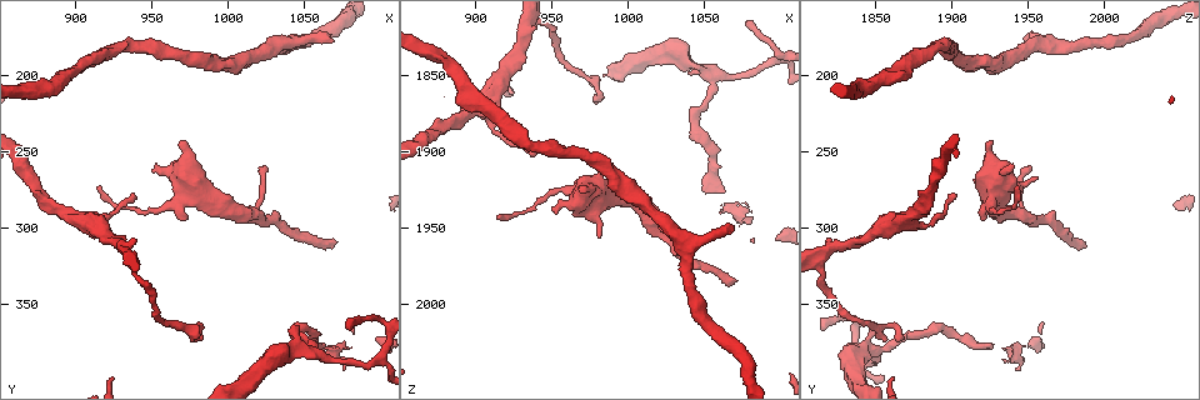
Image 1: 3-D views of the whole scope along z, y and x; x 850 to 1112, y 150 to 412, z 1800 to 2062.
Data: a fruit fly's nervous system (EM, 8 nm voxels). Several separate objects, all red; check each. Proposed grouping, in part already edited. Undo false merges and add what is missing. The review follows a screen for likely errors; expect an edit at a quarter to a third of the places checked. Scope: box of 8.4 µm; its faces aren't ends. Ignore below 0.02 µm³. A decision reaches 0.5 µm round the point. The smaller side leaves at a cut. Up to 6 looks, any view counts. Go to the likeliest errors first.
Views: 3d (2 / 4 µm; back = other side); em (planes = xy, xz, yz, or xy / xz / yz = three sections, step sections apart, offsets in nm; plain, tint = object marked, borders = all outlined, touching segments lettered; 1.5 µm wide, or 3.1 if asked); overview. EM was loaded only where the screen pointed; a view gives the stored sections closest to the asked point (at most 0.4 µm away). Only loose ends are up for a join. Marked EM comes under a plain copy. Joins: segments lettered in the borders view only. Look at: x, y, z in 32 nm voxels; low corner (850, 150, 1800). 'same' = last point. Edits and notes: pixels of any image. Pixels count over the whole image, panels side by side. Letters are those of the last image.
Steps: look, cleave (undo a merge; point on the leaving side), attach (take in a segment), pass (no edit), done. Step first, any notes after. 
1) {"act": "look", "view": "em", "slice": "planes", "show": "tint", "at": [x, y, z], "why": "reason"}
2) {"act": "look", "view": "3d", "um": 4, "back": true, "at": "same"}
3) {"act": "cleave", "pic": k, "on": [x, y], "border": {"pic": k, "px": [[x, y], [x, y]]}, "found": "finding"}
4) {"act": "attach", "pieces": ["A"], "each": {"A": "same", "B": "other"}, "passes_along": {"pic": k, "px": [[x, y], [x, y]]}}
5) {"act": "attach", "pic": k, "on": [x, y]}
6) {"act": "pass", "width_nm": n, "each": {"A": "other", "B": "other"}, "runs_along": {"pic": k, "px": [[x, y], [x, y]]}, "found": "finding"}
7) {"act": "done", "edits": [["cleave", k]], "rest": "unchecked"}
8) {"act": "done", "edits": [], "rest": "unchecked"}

{"act": "look", "view": "3d", "um": 4, "at": [1072, 308, 1984], "why": "free end"}

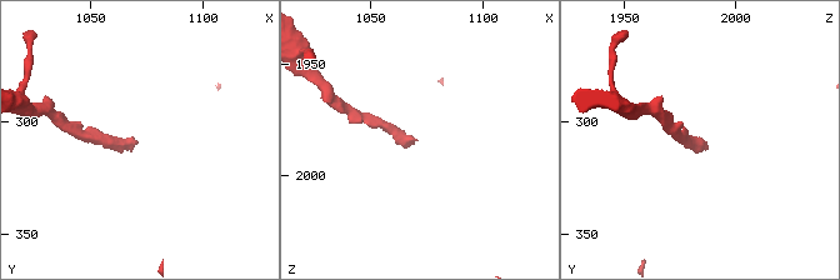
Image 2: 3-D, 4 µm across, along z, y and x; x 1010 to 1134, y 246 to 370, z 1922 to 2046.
{"act": "look", "view": "em", "slice": "planes", "show": "borders", "at": [1071, 308, 1983]}

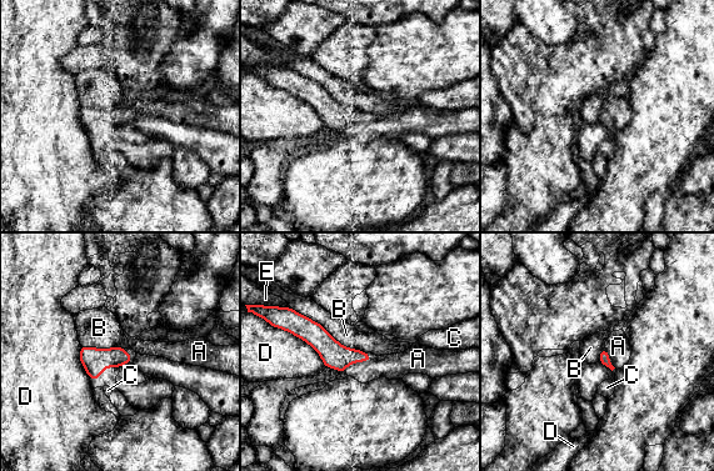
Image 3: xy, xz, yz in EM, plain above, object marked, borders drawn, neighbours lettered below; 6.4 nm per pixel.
{"act": "attach", "pieces": ["A"], "each": {"A": "same", "B": "other", "C": "other", "D": "other", "E": "other"}, "found": "the neuron continues"}

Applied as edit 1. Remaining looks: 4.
{"act": "look", "view": "overview", "why": "redraw"}

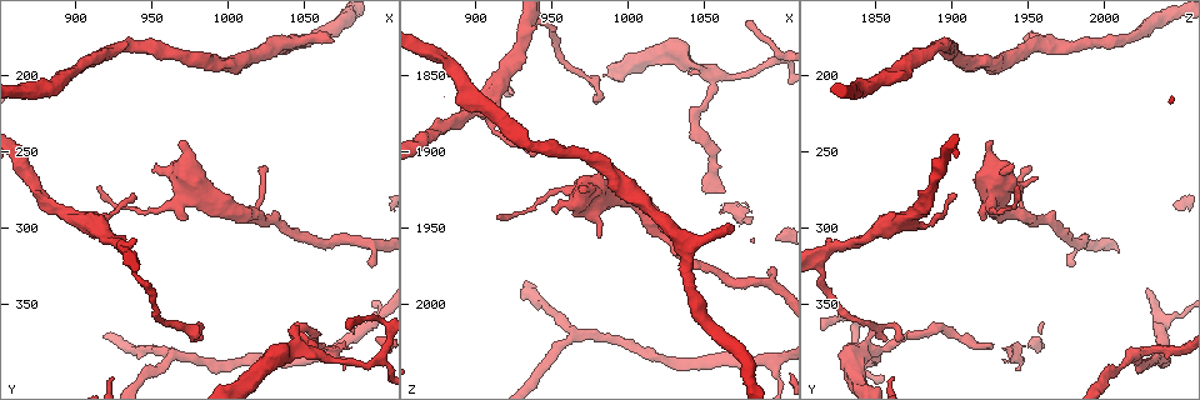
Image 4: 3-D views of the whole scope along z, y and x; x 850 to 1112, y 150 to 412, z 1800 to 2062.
{"act": "look", "view": "3d", "um": 2, "at": [1066, 178, 1950]}

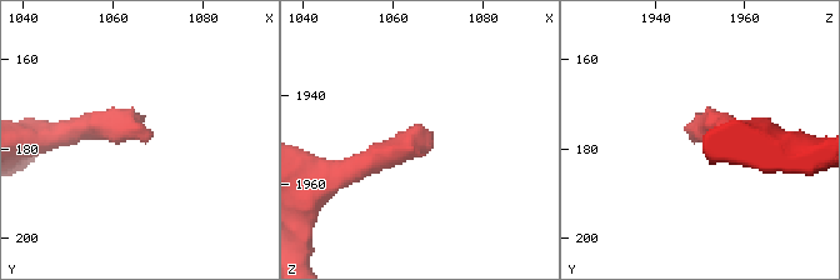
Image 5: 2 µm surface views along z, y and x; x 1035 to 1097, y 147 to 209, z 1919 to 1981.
{"act": "look", "view": "em", "slice": "xy", "step": 4, "show": "tint", "at": [1068, 177, 1949]}

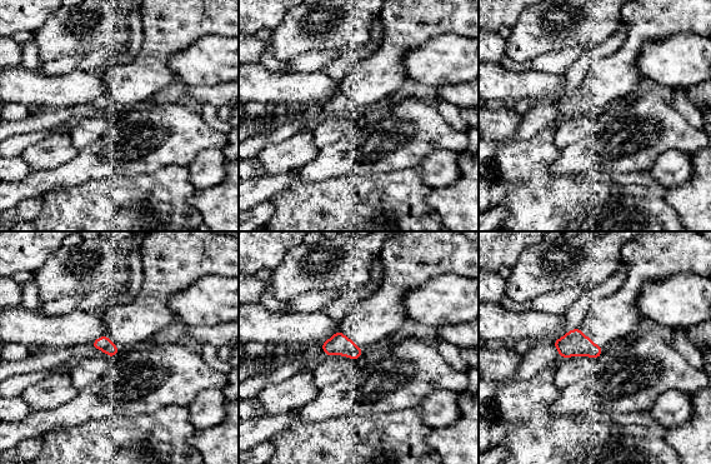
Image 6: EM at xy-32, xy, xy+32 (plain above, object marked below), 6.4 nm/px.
{"act": "look", "view": "em", "slice": "xy", "step": 4, "show": "borders", "at": "same"}

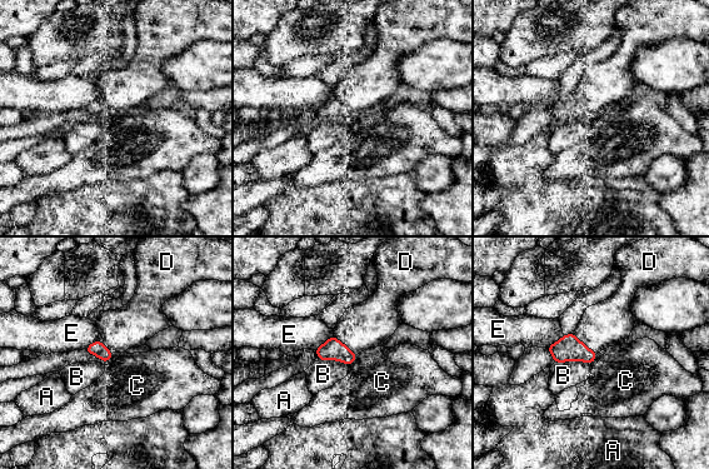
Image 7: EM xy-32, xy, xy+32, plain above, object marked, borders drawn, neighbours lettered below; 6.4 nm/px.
{"act": "attach", "pieces": ["D"], "each": {"A": "other", "B": "other", "C": "other", "D": "same", "E": "other"}, "found": "the neuron continues"}

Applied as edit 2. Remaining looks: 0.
{"act": "done", "edits": [["attach", 3], ["attach", 7]], "rest": "unchecked"}

